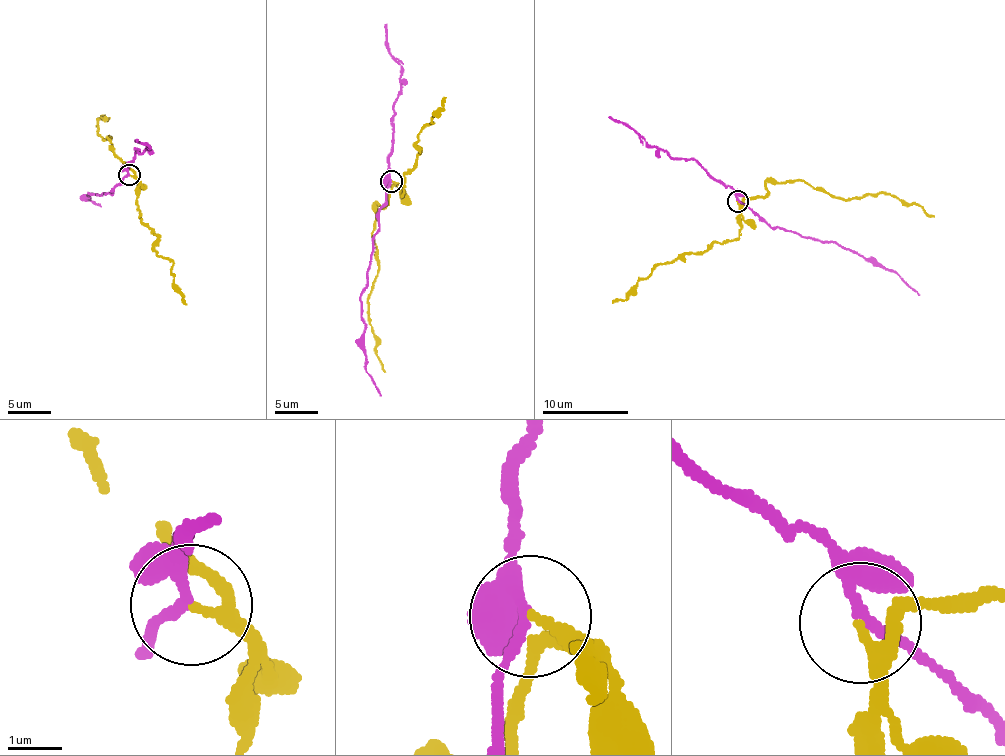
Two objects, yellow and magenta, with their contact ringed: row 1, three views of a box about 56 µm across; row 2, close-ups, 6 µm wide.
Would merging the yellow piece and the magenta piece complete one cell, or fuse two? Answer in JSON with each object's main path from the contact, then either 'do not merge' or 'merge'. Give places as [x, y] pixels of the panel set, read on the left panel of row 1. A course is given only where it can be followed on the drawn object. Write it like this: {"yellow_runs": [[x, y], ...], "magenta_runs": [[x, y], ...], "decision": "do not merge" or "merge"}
{"yellow_runs": [[128, 175], [133, 176], [111, 148], [107, 135], [110, 138], [103, 139], [97, 131], [98, 117], [110, 119]], "magenta_runs": [[128, 175], [111, 194], [88, 193], [91, 194], [88, 200], [100, 205]], "decision": "do not merge"}

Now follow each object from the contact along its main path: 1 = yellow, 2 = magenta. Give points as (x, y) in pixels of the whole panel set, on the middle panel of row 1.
1: (391, 181), (395, 184), (386, 204), (375, 205), (378, 271), (367, 304), (377, 358), (386, 371)
2: (391, 181), (368, 282), (360, 296), (366, 372), (380, 396)

